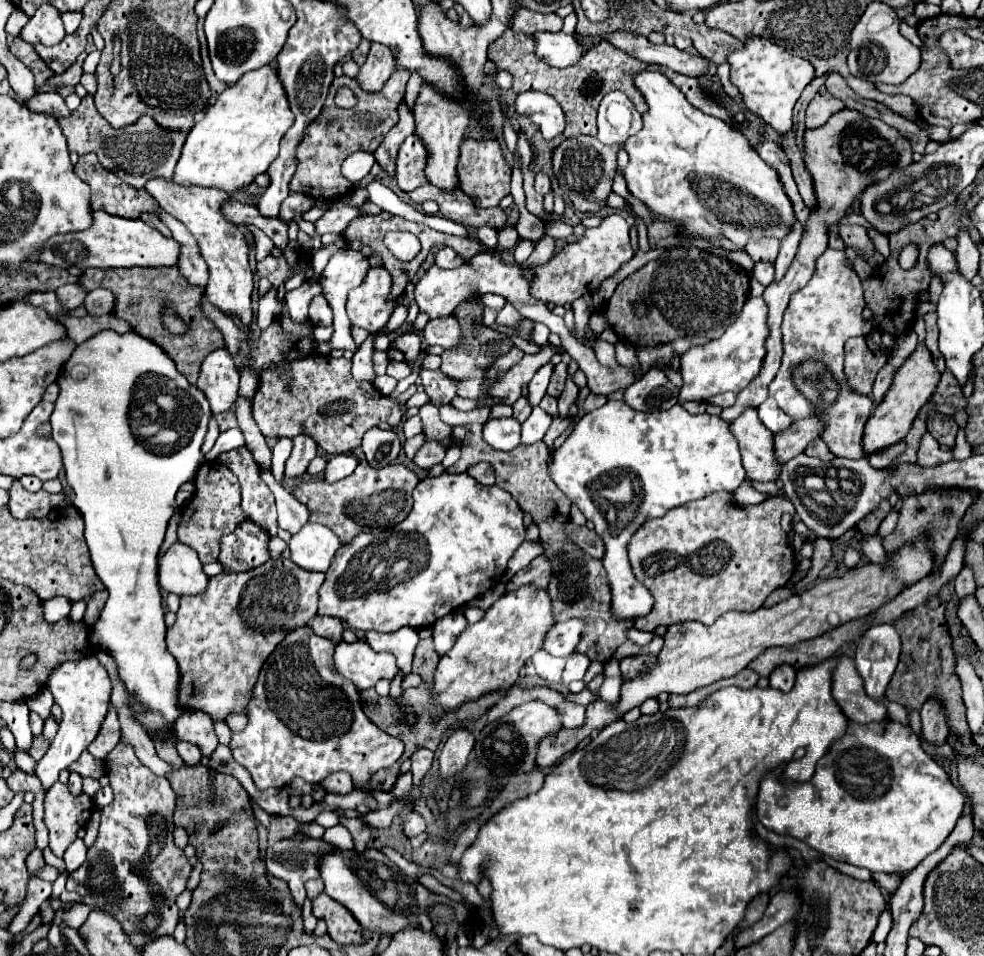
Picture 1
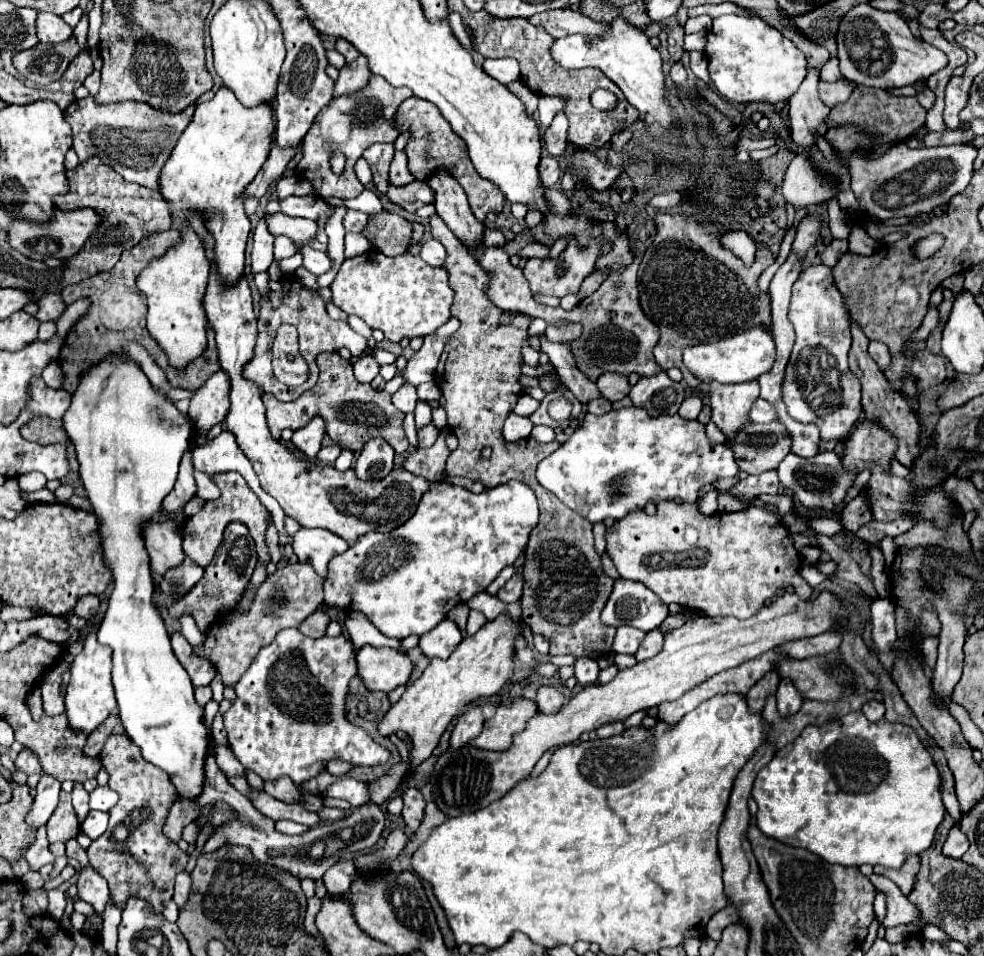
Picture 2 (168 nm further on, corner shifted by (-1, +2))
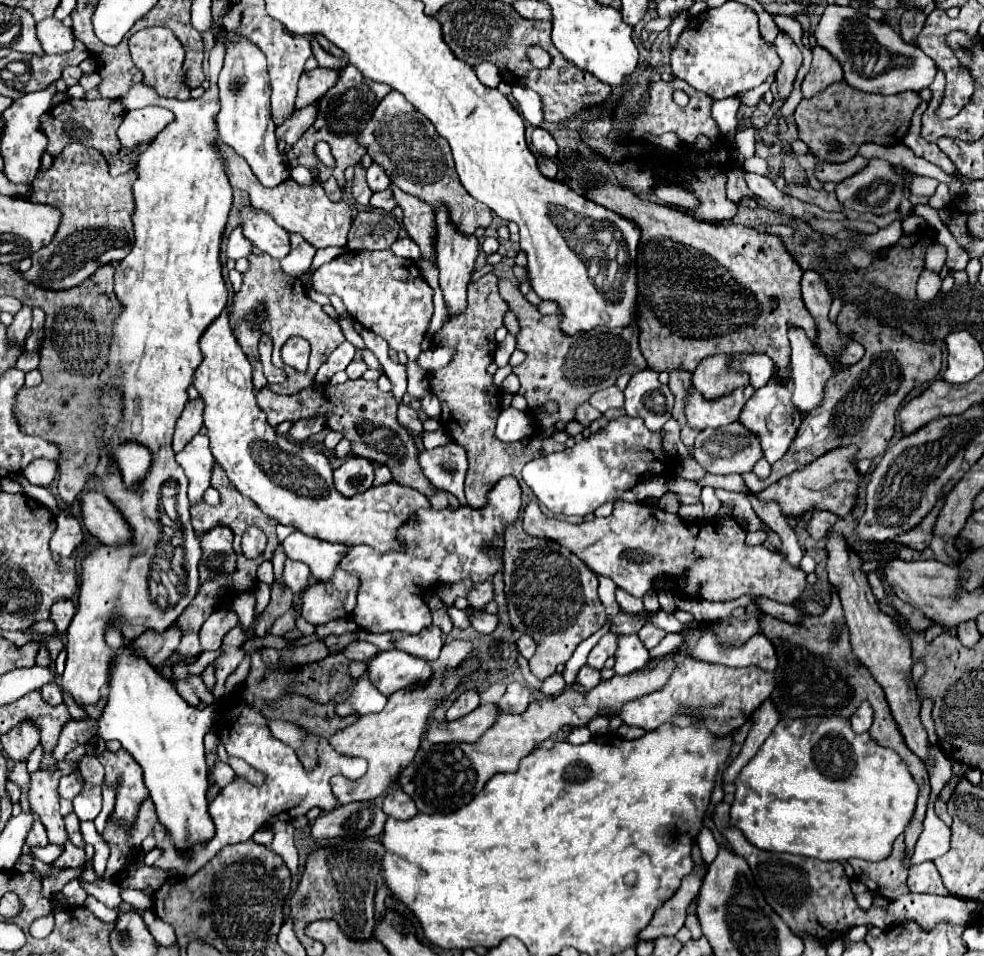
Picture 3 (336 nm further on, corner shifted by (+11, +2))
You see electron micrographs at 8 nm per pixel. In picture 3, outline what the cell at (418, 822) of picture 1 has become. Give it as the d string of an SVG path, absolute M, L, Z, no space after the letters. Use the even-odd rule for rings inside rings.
M393 788L383 800L383 812L397 820L409 820L417 814L417 808L415 802L401 788Z

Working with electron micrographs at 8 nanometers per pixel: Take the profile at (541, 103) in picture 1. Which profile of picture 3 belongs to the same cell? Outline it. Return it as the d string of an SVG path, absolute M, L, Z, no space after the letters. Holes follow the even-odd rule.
M535 128L533 136L531 136L531 144L541 156L547 156L547 158L553 158L553 160L557 158L557 144L555 144L555 140L551 138L551 134L547 130Z

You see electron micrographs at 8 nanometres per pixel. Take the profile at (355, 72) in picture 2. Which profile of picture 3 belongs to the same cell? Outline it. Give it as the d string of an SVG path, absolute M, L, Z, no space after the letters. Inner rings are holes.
M319 66L313 68L313 70L307 70L299 78L299 86L297 86L297 108L321 100L323 94L337 80L339 80L339 72L337 70L327 70L327 68L319 68Z

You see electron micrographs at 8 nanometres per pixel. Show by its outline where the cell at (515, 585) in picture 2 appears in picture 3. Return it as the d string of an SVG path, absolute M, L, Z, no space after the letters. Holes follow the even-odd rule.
M491 582L473 584L473 588L467 594L467 602L475 610L481 610L489 600L493 600L493 586L491 586Z

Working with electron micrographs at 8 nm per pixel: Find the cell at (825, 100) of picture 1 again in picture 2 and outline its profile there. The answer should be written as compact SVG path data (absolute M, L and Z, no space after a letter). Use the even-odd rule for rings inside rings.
M821 80L819 82L819 98L829 108L845 102L851 92L853 92L853 86L847 80L839 80L839 82L823 82Z

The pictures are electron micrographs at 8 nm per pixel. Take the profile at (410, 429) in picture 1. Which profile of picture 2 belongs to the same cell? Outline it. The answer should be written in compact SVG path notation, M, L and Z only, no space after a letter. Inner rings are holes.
M409 382L393 394L393 404L395 404L401 412L405 412L405 414L409 414L409 412L413 412L413 410L415 410L417 400L419 400L419 398L417 398L415 386L413 386L413 384L409 384Z

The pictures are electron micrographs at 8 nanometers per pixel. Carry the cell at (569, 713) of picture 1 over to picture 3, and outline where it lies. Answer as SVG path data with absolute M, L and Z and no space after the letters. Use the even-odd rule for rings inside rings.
M511 682L507 684L507 692L503 694L503 698L497 702L497 708L501 712L513 712L513 714L521 714L521 710L525 710L531 702L531 690L525 684L519 682Z

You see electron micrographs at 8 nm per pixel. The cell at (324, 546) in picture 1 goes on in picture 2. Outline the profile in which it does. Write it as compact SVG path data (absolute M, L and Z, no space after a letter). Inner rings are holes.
M301 528L293 536L293 552L299 562L313 566L319 576L325 576L329 560L347 548L349 544L343 538L337 538L337 534L321 528Z

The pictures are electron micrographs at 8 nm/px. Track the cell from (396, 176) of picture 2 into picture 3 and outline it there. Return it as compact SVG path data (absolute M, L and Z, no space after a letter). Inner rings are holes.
M371 164L369 170L367 170L367 186L373 190L373 192L379 192L379 190L385 190L389 186L391 178L385 174L385 170L377 164Z

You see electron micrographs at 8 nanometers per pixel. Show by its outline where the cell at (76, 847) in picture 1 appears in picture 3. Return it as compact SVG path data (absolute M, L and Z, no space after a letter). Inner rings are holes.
M35 822L27 834L27 844L31 848L37 848L37 846L47 846L49 840L47 840L47 834L45 834L45 828L41 822Z

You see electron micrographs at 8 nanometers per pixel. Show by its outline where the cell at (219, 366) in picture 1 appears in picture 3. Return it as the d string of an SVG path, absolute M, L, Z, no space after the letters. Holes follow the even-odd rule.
M201 398L189 400L189 404L185 406L185 410L175 426L173 450L181 452L193 440L193 436L199 434L201 426L203 426L203 400Z

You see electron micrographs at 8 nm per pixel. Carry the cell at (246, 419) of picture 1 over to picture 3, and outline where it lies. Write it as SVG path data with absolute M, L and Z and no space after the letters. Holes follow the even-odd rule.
M251 254L247 260L249 260L249 268L243 272L241 290L233 298L233 306L229 312L229 324L233 326L233 334L237 336L239 346L253 366L254 389L260 390L268 386L277 394L293 396L293 394L305 390L309 384L313 384L313 378L315 378L319 366L323 362L327 362L329 354L345 340L343 332L341 332L339 324L331 316L327 316L317 302L313 302L307 296L307 288L305 288L303 280L289 276L281 270L279 260L269 258L269 254ZM263 334L271 336L273 344L279 344L279 348L291 336L301 336L307 342L311 342L311 362L309 362L307 370L313 370L313 372L293 372L287 376L285 382L268 385L263 372L261 372L259 354L257 354L257 344Z

